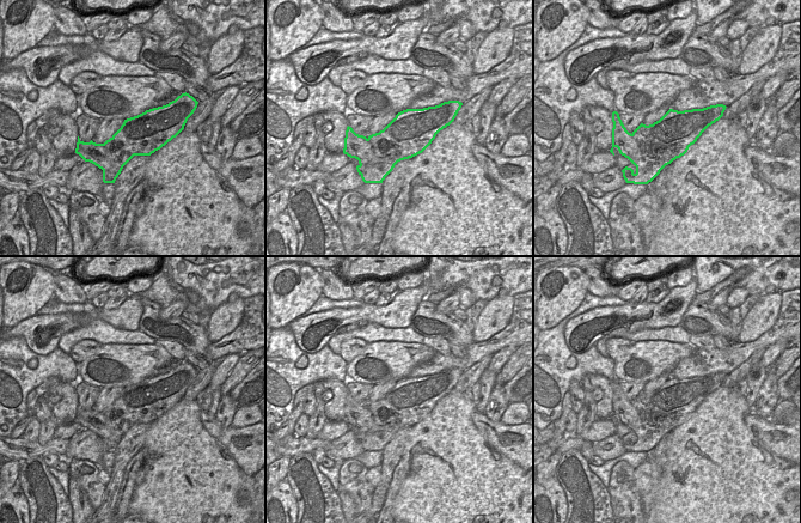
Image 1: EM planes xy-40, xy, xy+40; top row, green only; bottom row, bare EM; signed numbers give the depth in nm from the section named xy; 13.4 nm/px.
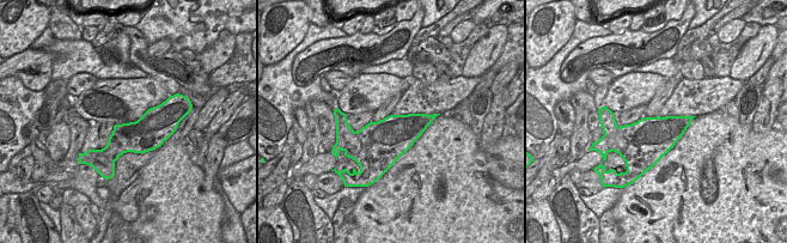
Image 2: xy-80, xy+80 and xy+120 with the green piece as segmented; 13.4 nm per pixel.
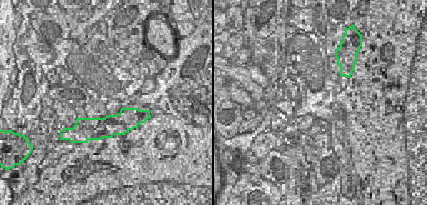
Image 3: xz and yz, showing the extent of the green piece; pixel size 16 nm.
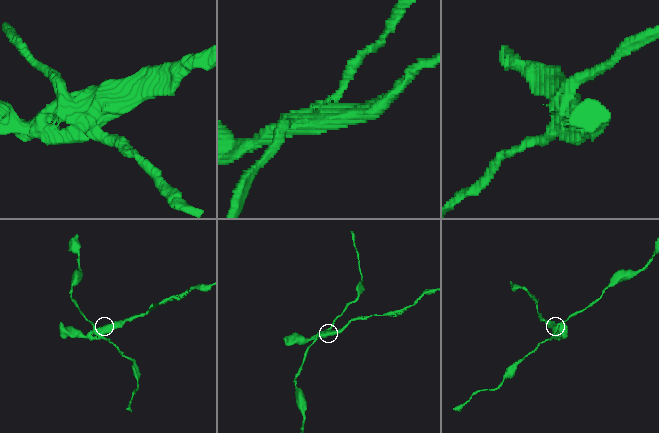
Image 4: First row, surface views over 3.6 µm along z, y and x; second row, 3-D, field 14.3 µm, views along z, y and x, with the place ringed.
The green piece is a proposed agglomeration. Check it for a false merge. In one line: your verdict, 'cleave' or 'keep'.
cleave

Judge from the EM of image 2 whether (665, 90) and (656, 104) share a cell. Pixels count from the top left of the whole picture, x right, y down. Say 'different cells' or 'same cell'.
same cell

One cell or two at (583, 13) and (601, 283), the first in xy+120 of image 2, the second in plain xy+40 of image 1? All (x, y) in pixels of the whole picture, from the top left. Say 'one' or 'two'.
one

